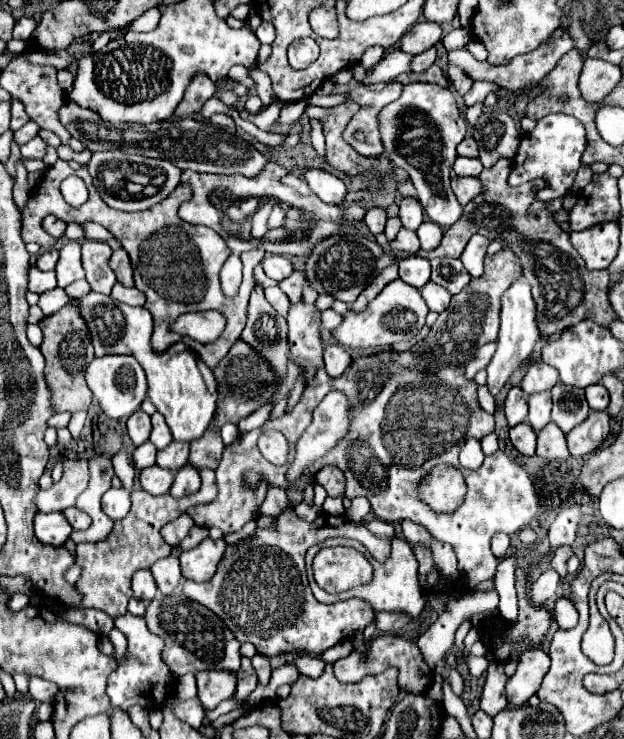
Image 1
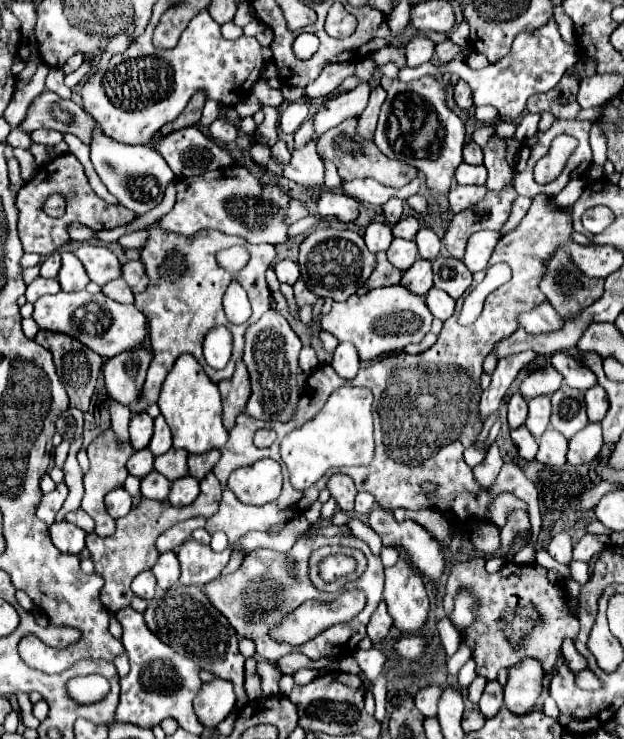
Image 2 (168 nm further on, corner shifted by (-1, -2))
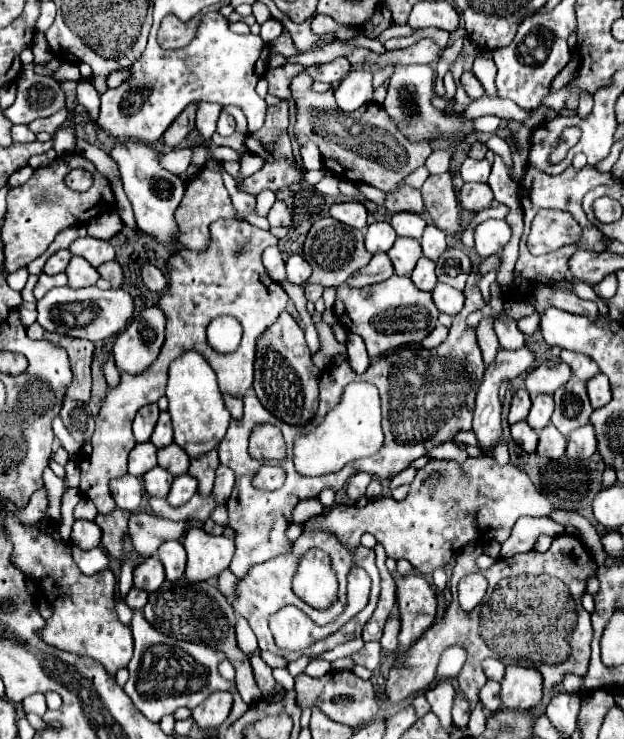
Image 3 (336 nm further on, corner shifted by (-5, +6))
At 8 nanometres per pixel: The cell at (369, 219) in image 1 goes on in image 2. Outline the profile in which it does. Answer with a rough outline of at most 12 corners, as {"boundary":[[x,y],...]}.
{"boundary":[[385,223],[365,229],[365,245],[371,253],[387,251],[393,235]]}

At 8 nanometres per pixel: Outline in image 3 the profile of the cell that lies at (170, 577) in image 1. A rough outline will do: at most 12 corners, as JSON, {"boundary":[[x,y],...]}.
{"boundary":[[179,541],[157,551],[169,581],[185,571],[185,549]]}

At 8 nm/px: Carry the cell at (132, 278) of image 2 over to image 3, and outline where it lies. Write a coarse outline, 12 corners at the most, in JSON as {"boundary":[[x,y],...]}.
{"boundary":[[151,263],[141,265],[141,279],[149,291],[165,291],[165,275]]}

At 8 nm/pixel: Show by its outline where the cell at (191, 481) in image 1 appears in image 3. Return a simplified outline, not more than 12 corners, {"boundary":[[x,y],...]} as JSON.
{"boundary":[[179,475],[169,491],[169,505],[185,505],[197,493],[197,479]]}

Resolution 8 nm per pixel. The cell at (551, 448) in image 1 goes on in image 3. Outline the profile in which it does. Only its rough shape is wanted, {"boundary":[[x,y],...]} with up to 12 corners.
{"boundary":[[555,425],[539,433],[537,455],[559,459],[565,455],[567,437]]}

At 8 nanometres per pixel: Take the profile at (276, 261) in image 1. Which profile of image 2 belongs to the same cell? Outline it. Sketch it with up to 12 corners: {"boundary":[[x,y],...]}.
{"boundary":[[291,259],[275,265],[277,279],[295,285],[299,279],[299,267]]}

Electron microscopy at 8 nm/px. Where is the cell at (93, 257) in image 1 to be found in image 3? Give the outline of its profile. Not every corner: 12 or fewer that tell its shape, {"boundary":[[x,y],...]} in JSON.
{"boundary":[[95,237],[75,239],[73,255],[85,257],[93,267],[115,259],[109,241]]}

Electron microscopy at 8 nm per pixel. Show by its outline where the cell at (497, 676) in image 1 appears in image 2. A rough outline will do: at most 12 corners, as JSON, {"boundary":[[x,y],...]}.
{"boundary":[[489,681],[479,701],[485,717],[503,705],[503,687]]}

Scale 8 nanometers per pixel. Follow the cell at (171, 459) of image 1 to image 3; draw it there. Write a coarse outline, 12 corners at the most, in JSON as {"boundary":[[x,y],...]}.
{"boundary":[[171,443],[157,451],[157,461],[173,475],[185,475],[189,455]]}

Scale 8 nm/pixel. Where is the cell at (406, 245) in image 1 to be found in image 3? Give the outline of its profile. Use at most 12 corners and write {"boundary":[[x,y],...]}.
{"boundary":[[397,237],[387,255],[397,275],[409,275],[421,257],[417,239]]}

